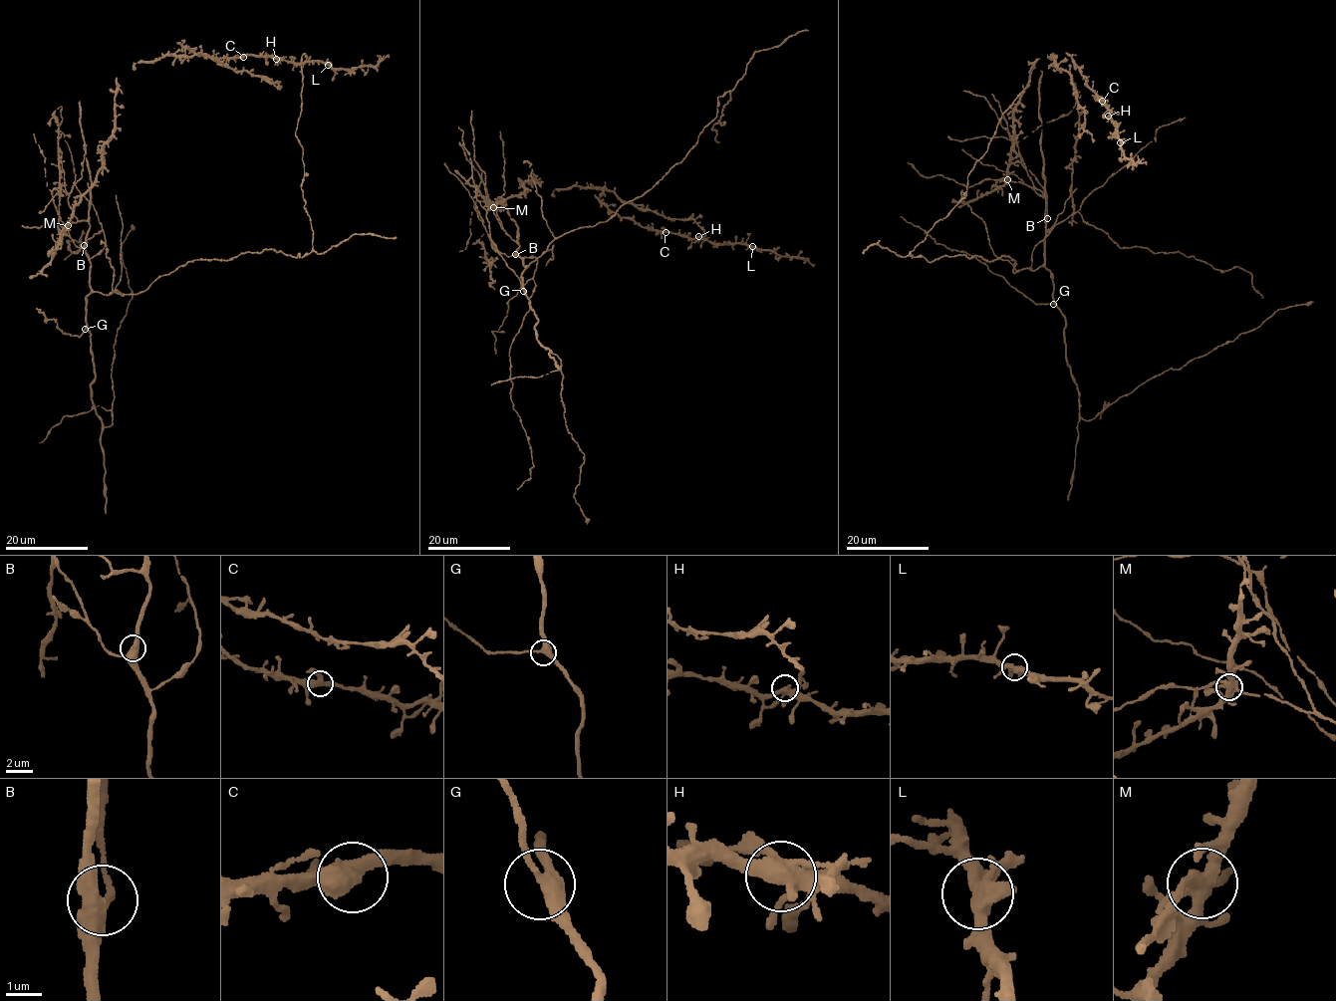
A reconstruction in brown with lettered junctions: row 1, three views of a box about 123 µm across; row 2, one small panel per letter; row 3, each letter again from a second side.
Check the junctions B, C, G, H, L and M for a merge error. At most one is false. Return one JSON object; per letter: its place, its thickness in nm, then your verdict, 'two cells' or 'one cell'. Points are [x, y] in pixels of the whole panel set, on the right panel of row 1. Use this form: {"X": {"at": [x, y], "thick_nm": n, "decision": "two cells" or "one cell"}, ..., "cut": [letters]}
{"B": {"at": [1047, 218], "thick_nm": 440, "decision": "one cell"}, "C": {"at": [1102, 101], "thick_nm": 420, "decision": "one cell"}, "G": {"at": [1053, 304], "thick_nm": 320, "decision": "one cell"}, "H": {"at": [1108, 116], "thick_nm": 400, "decision": "one cell"}, "L": {"at": [1120, 142], "thick_nm": 440, "decision": "one cell"}, "M": {"at": [1007, 179], "thick_nm": 400, "decision": "one cell"}, "cut": []}

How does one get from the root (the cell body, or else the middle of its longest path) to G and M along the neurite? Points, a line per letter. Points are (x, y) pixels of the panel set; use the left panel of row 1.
G: (85, 245), (85, 254), (91, 264), (91, 294), (86, 297), (85, 329)
M: (85, 245), (90, 223), (82, 220), (67, 225)

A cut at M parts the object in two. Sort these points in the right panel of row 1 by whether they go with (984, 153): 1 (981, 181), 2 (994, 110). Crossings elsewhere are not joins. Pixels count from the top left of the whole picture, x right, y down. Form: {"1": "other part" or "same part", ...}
{"1": "same part", "2": "same part"}

